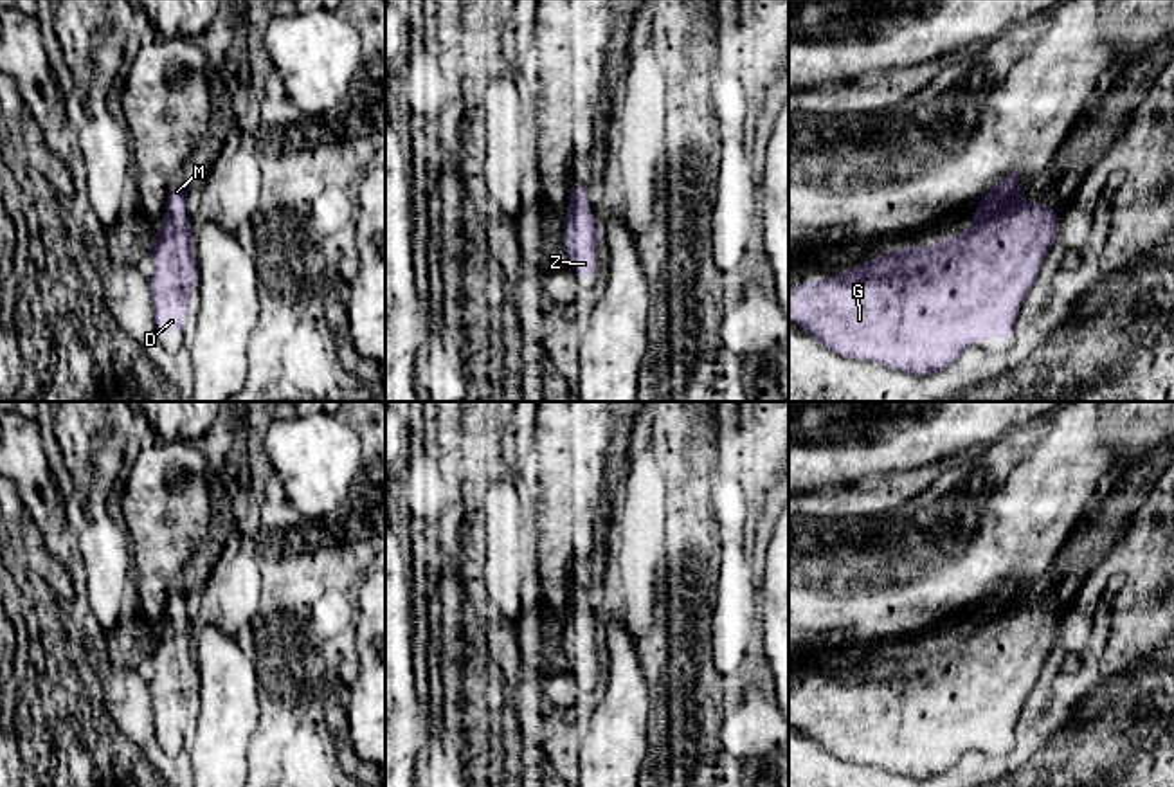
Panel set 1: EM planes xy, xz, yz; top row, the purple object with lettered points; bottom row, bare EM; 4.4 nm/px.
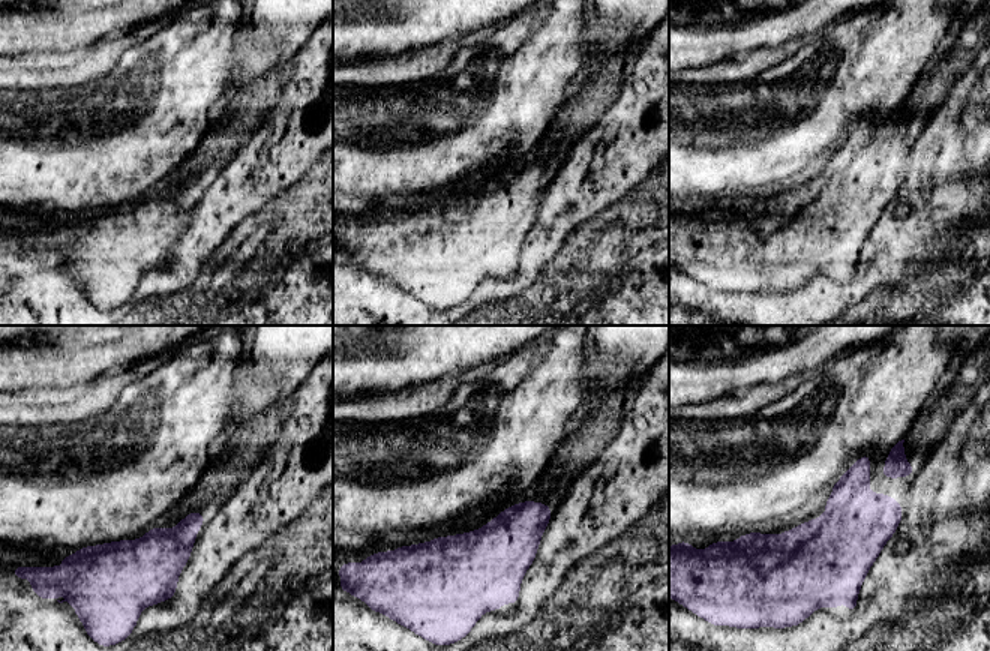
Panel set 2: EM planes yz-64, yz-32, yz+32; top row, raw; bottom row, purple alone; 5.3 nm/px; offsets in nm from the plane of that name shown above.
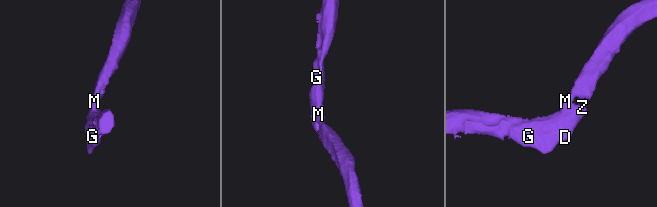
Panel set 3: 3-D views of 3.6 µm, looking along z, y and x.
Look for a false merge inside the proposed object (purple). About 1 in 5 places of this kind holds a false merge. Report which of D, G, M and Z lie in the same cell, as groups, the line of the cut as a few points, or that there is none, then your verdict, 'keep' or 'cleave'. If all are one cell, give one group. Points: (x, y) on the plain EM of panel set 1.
groups D G M Z; cut none; keep

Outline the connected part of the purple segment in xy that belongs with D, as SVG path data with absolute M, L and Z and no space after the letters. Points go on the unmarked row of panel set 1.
M180 583L169 591L167 603L167 620L160 627L157 647L148 656L155 666L148 688L155 731L175 737L185 728L189 697L196 692L194 632L184 623L187 594Z

